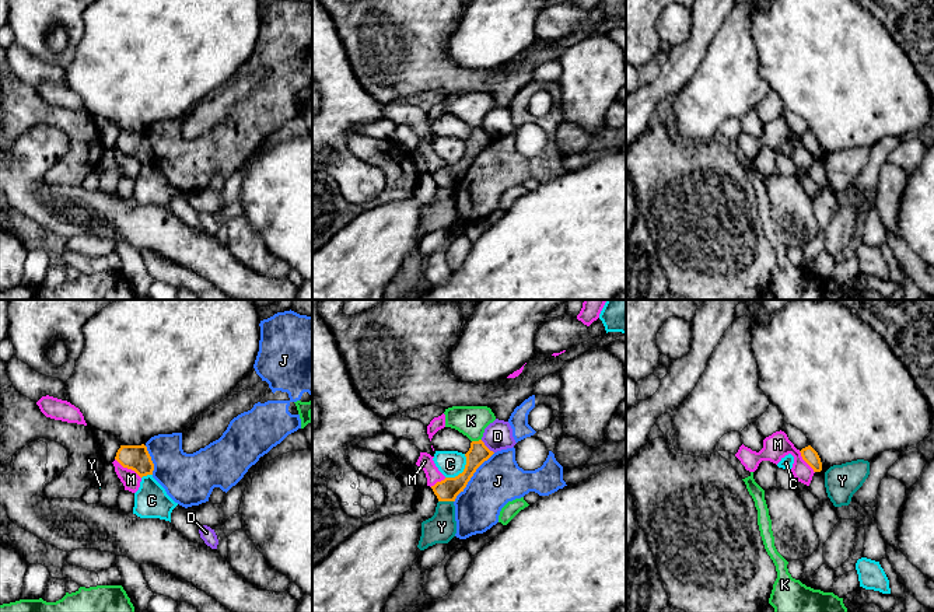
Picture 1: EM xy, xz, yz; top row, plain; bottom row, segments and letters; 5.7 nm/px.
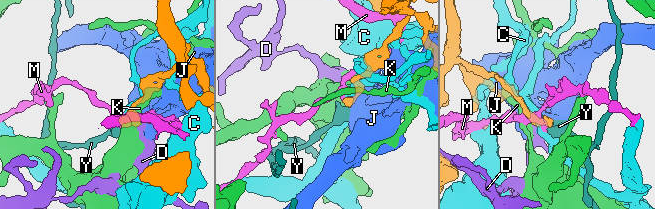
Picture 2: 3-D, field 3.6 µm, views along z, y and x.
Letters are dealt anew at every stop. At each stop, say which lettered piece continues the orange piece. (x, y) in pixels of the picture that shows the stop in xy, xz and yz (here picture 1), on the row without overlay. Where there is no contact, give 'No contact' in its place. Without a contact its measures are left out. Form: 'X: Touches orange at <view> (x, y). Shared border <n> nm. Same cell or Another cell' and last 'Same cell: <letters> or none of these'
C: Touches orange at xz (464, 157). Shared border 180 nm. Another cell
D: Touches orange at xz (486, 133). Shared border 110 nm. Another cell
J: Touches orange at xz (472, 161). Shared border 380 nm. Another cell
K: Touches orange at xz (476, 128). Shared border 60 nm. Another cell
M: Touches orange at xy (128, 154). Shared border 190 nm. Another cell
Y: Touches orange at xz (445, 186). Shared border 90 nm. Another cell
Same cell: none of these

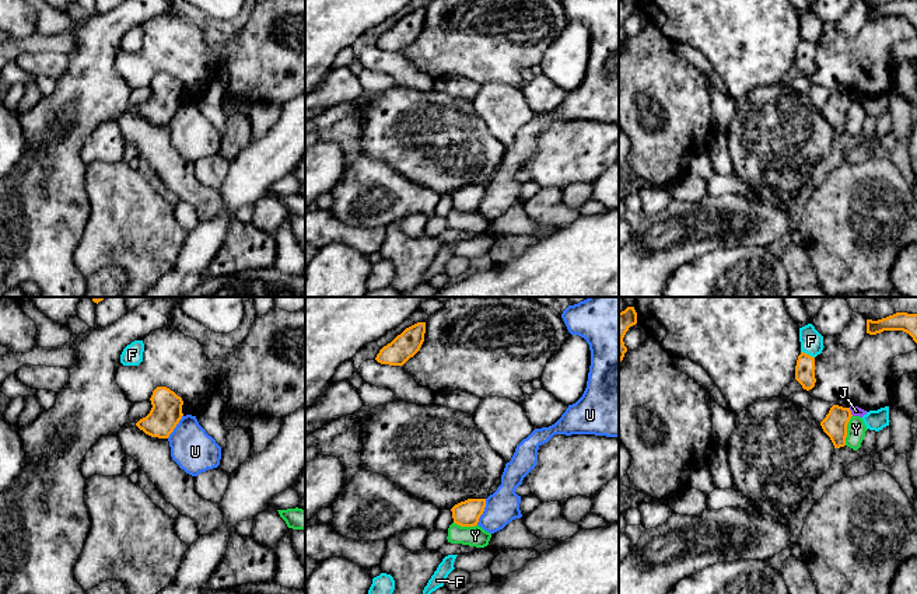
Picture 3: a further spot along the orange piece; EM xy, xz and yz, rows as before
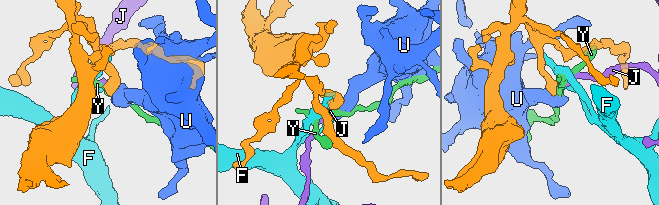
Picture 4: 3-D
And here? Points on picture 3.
F: Touches orange at yz (808, 41). Shared border 90 nm. Another cell
J: Touches orange at yz (850, 98). Shared border 50 nm. Another cell
U: Touches orange at xz (483, 196). Shared border 160 nm. Another cell
Y: Touches orange at yz (846, 116). Shared border 180 nm. Another cell
Same cell: none of these

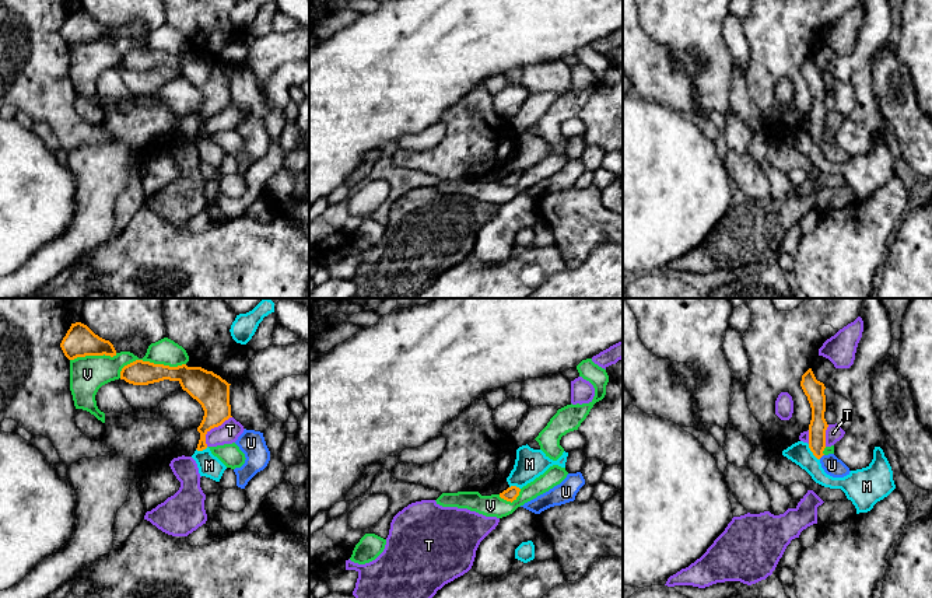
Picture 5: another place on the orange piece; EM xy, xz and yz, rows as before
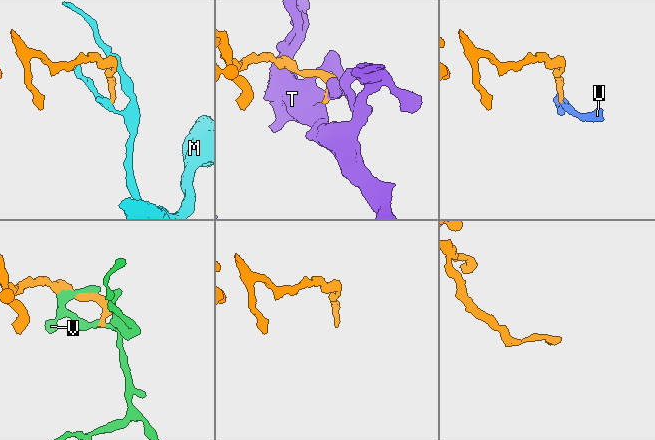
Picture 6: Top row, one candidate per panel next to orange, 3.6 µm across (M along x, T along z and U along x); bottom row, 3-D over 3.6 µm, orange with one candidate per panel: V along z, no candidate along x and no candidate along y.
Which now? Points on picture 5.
M: Touches orange at yz (812, 137). Shared border 120 nm. Another cell
T: Touches orange at xy (213, 114). Shared border 220 nm. Another cell
U: Touches orange at yz (820, 143). Shared border 40 nm. Same cell
V: Touches orange at xy (149, 48). Shared border 400 nm. Another cell
Same cell: U

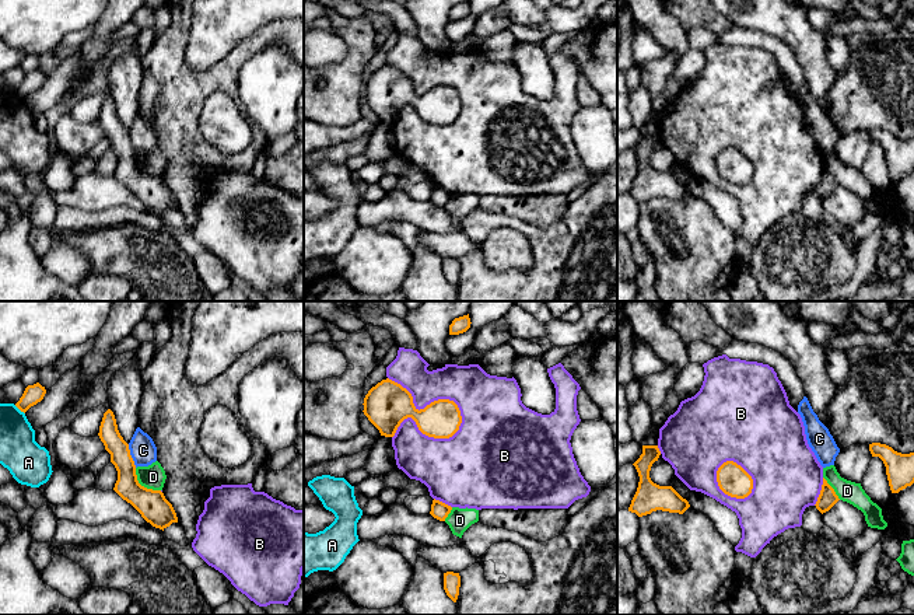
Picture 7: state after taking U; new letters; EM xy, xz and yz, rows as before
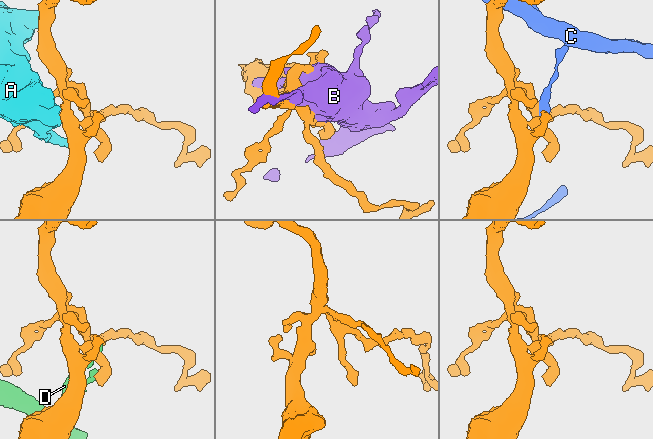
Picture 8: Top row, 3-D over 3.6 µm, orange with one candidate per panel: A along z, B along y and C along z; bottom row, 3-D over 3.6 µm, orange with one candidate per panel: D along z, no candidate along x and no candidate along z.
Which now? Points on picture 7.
A: Touches orange at xy (20, 95). Shared border 80 nm. Another cell
B: Touches orange at xz (431, 88). Shared border 500 nm. Another cell
C: Touches orange at xy (130, 142). Shared border 140 nm. Another cell
D: Touches orange at xy (143, 173). Shared border 200 nm. Another cell
Same cell: none of these

